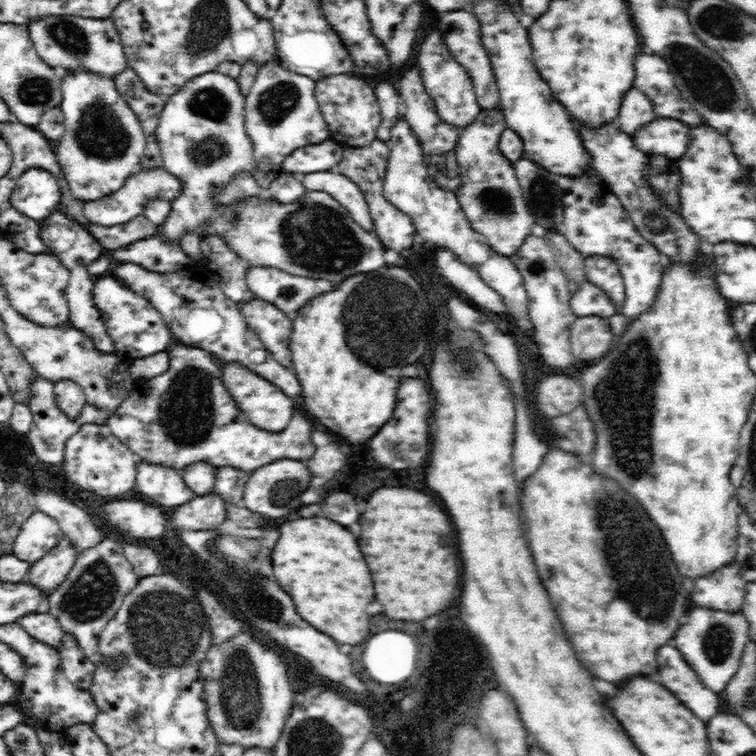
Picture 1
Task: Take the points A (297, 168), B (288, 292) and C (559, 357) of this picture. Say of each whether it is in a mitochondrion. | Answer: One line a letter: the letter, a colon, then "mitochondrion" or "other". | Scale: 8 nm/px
A: other
B: mitochondrion
C: other

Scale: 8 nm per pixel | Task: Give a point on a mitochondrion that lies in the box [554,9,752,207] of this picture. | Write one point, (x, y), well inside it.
(711, 87)

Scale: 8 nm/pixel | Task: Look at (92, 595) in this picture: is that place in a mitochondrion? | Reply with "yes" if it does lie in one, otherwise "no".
yes

